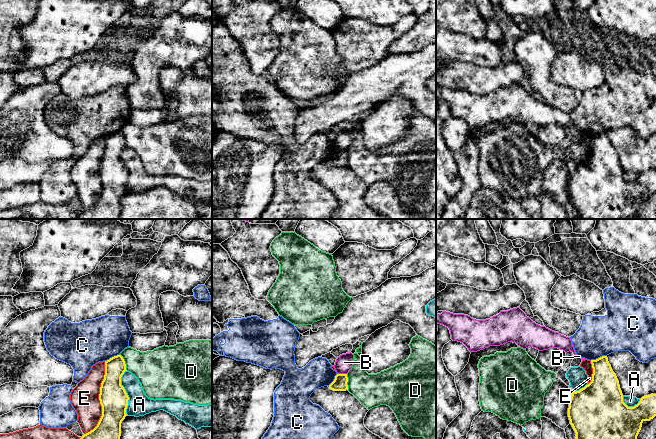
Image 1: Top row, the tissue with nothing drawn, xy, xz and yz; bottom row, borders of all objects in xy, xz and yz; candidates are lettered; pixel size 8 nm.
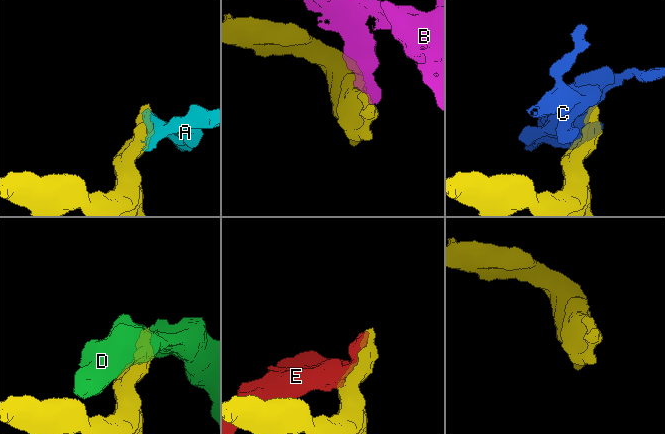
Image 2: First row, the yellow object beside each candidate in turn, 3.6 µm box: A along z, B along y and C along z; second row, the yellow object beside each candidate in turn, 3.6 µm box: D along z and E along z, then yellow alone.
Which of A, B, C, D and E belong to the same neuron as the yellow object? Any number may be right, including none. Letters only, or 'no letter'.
no letter

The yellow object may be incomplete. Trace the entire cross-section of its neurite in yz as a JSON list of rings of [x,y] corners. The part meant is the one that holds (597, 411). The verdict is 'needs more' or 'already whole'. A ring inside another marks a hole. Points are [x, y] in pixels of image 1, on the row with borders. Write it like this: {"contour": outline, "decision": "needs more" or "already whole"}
{"contour": [[[607,356],[591,360],[591,382],[573,392],[569,402],[568,417],[576,439],[637,439],[644,421],[656,416],[656,394],[644,396],[634,407],[623,402],[619,381],[608,362]]], "decision": "already whole"}

